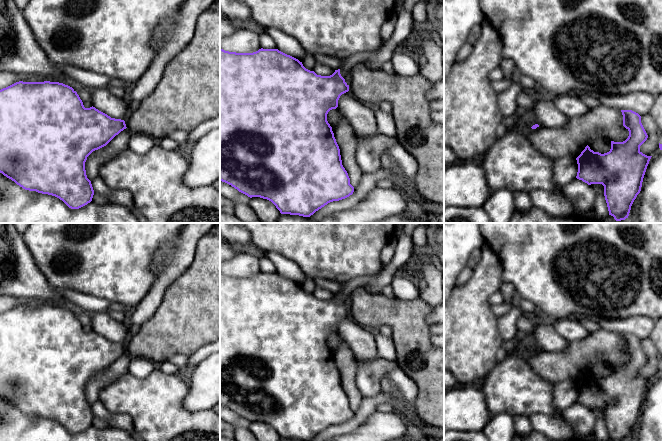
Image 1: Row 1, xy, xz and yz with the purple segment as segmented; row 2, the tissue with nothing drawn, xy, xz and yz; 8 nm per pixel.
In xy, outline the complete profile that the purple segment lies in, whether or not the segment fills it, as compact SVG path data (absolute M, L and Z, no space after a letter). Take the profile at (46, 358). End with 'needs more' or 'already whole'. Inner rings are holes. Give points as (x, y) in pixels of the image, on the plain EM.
M16 306L0 314L0 397L14 405L25 414L55 420L62 424L69 432L79 433L92 425L94 414L87 402L85 386L95 374L106 370L116 359L126 353L124 344L111 342L95 331L85 332L77 316L70 310L59 306Z; already whole

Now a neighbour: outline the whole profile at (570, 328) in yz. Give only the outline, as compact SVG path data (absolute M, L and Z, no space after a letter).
M575 317L562 318L551 322L555 330L569 343L581 341L590 334Z

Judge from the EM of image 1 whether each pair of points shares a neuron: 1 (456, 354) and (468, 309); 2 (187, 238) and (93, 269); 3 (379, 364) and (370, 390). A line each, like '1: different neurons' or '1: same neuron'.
1: same neuron
2: different neurons
3: same neuron

